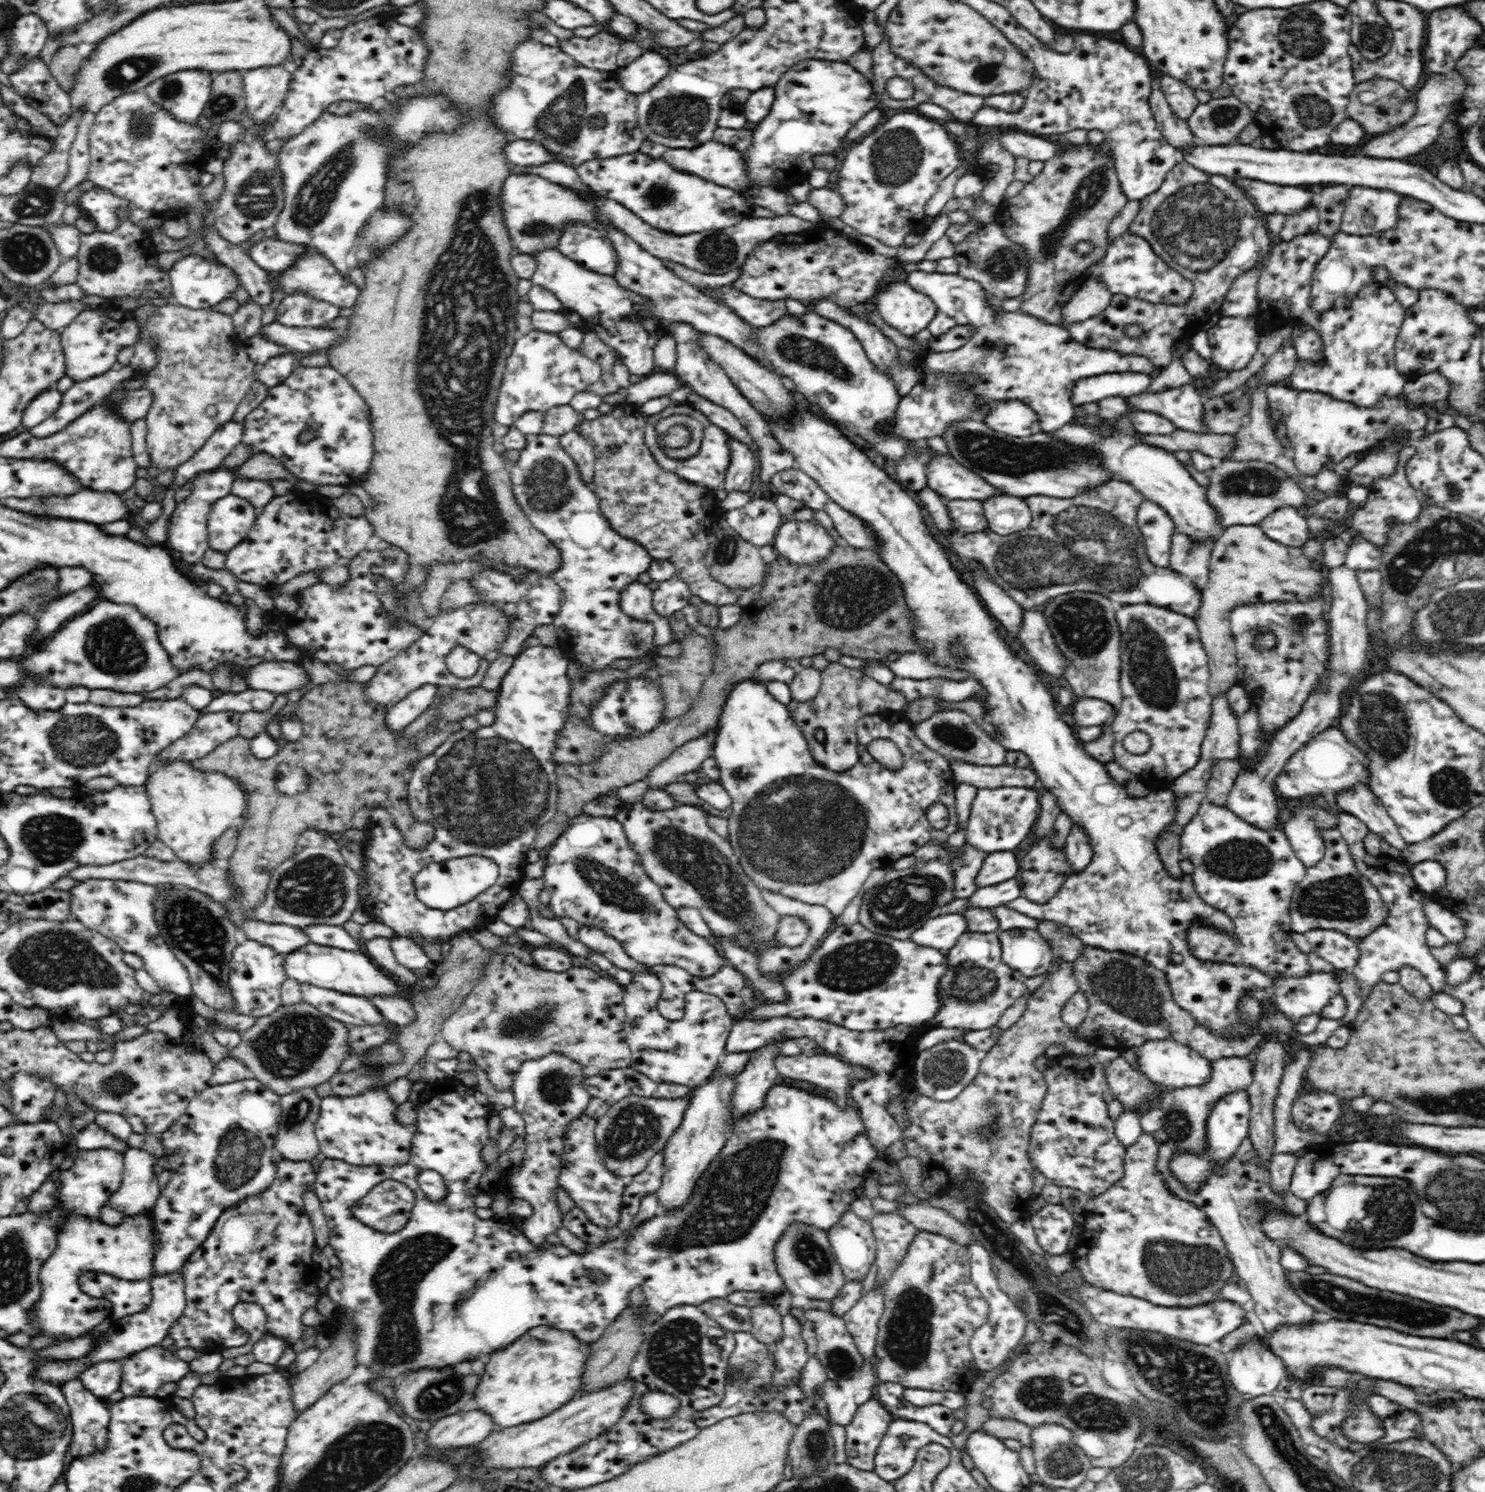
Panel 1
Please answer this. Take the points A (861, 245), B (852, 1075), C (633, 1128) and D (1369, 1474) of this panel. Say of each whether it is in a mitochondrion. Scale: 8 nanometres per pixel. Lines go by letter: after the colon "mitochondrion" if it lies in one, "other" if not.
A: other
B: other
C: mitochondrion
D: mitochondrion

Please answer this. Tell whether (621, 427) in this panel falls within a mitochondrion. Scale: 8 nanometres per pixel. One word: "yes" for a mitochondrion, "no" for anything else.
no

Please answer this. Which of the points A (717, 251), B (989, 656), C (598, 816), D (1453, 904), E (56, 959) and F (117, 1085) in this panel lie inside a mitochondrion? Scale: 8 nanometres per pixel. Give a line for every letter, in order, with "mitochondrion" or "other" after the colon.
A: mitochondrion
B: other
C: other
D: other
E: mitochondrion
F: mitochondrion

